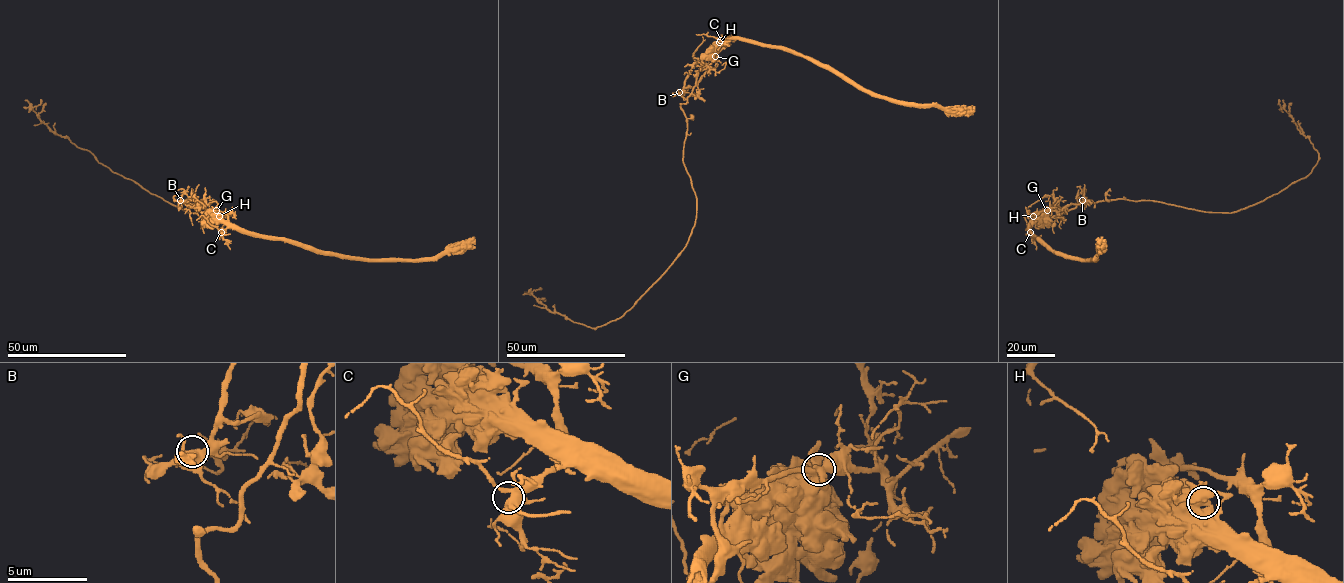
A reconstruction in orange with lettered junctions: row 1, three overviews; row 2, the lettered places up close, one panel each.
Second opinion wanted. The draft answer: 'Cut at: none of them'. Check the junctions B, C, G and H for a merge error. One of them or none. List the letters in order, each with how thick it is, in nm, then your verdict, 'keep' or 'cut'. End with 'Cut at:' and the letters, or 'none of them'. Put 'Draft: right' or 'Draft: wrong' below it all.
B: calibre 460 nm; keep
C: calibre 440 nm; keep
G: calibre 480 nm; cut
H: calibre 480 nm; keep
Cut at: G
Draft: wrong

